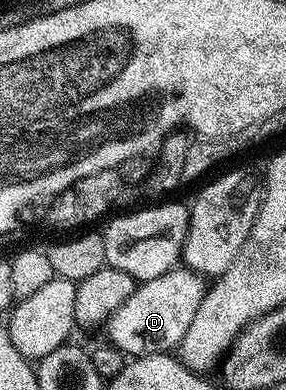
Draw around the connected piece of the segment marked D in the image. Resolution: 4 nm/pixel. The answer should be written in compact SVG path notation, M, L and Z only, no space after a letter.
M174 268L163 276L155 276L155 280L140 283L137 290L131 292L131 296L127 296L127 300L123 300L123 304L119 304L110 316L108 341L130 359L176 351L176 346L178 349L184 343L191 320L195 320L195 312L199 312L199 304L207 289L201 282L202 279L192 270Z

